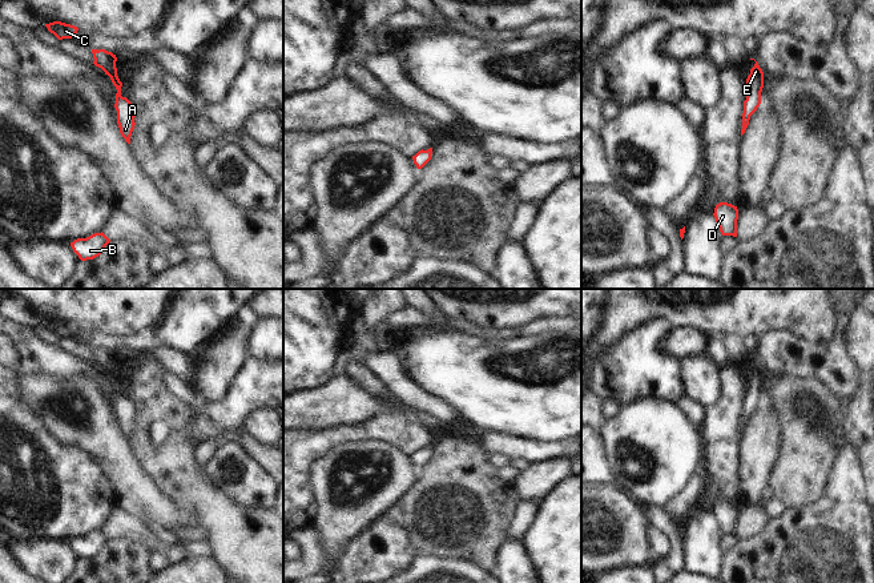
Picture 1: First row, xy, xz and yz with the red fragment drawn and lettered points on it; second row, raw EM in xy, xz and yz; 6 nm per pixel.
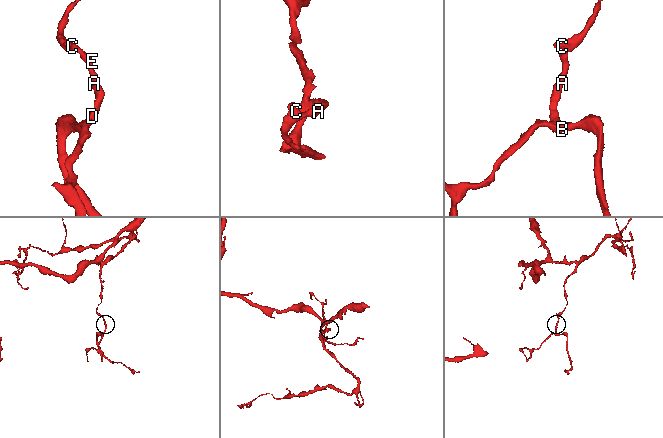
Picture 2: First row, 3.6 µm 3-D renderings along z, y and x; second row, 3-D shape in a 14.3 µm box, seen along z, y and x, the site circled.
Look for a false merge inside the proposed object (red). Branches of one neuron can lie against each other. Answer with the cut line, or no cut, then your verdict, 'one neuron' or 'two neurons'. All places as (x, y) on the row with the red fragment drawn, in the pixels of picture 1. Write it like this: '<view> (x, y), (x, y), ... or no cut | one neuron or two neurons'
no cut | one neuron

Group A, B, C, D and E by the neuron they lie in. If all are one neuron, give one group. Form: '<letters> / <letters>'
A B C D E

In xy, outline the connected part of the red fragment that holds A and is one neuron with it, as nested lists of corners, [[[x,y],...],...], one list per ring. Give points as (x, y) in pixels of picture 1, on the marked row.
[[[92,49],[92,53],[94,59],[93,64],[101,68],[105,72],[105,75],[110,77],[113,85],[117,89],[116,104],[114,104],[114,108],[117,110],[117,124],[121,136],[125,138],[128,144],[130,144],[130,136],[136,125],[134,122],[136,112],[133,104],[126,97],[121,96],[122,83],[117,76],[117,68],[116,68],[117,57],[116,55],[105,49],[98,51]]]

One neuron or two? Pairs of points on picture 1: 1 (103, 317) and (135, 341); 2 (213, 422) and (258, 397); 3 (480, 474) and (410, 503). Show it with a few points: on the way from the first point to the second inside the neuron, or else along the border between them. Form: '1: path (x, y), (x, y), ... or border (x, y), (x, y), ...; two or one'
1: border (96, 330), (120, 336), (135, 334); two
2: path (224, 417), (248, 397); one
3: path (462, 474), (436, 474), (426, 485); one

